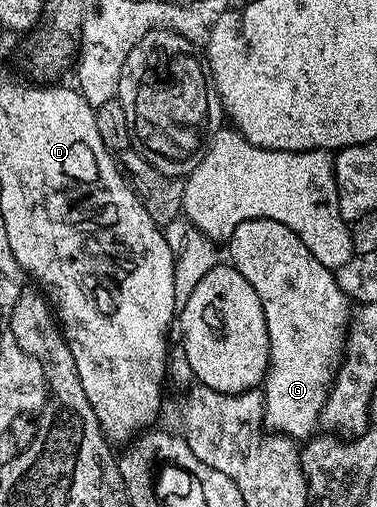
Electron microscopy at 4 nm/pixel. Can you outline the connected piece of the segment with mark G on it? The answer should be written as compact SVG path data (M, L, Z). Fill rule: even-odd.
M247 219L246 221L242 221L234 229L234 233L227 236L227 243L228 255L232 258L229 259L231 266L236 267L238 273L242 273L242 277L246 277L246 281L250 281L250 285L254 285L254 293L258 293L258 301L262 301L262 313L266 317L266 333L268 334L270 353L268 354L268 373L265 375L262 384L262 394L264 396L263 426L269 432L286 435L289 439L297 441L307 440L317 430L320 411L324 407L324 402L332 386L332 380L335 379L337 371L340 370L340 365L344 357L346 336L350 326L350 310L348 311L350 300L348 296L344 295L338 285L333 268L322 265L322 261L318 261L318 257L314 257L310 253L310 249L306 249L306 245L300 238L290 228L278 221L270 221L269 219Z

